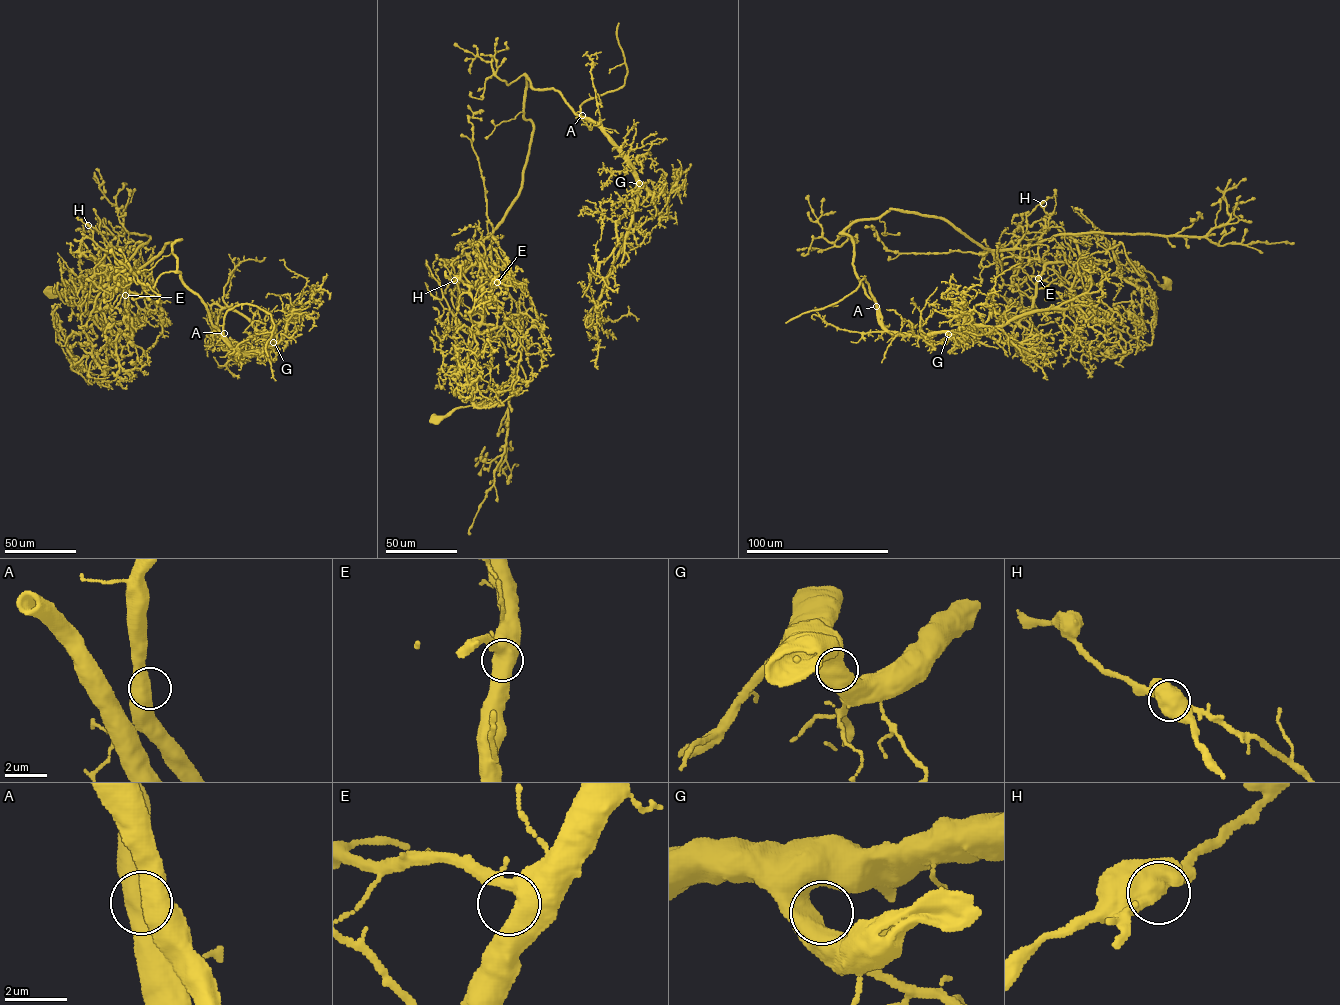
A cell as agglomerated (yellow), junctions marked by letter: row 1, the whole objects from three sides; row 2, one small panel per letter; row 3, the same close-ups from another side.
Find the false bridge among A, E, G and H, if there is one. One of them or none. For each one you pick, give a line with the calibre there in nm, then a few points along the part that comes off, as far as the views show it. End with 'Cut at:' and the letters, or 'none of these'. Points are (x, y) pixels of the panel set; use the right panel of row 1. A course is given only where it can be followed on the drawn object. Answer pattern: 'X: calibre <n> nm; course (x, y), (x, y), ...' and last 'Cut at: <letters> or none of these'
H: calibre 650 nm; course (1043, 203), (1049, 218), (1039, 257), (1079, 260), (1053, 222), (1037, 233), (1013, 278), (1044, 345), (1020, 344)
Cut at: H

